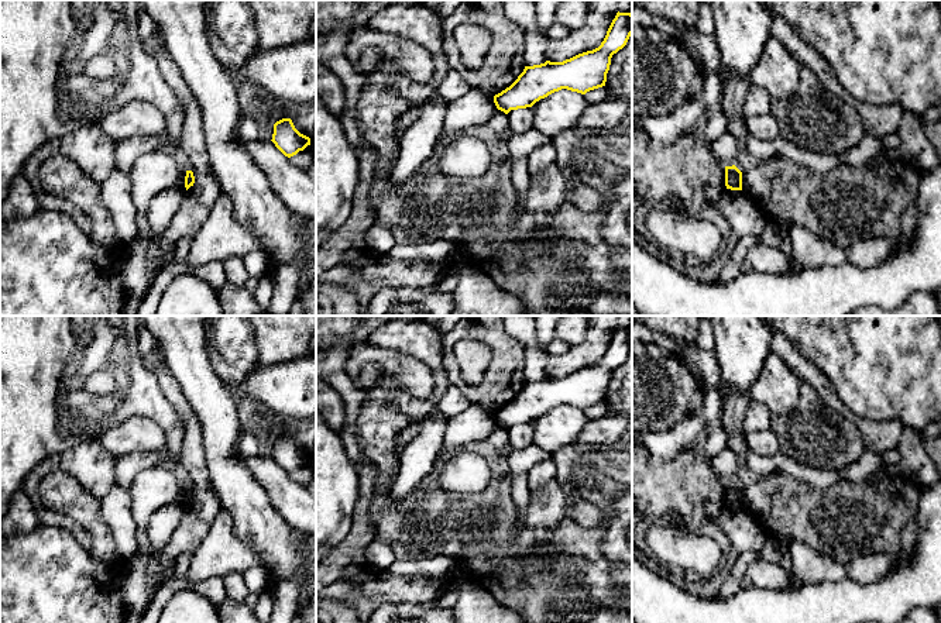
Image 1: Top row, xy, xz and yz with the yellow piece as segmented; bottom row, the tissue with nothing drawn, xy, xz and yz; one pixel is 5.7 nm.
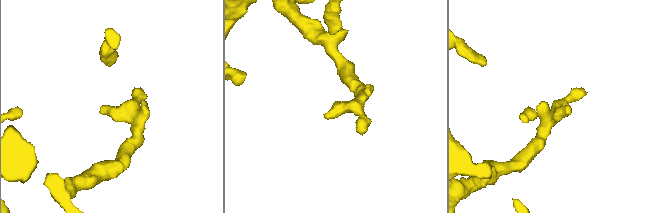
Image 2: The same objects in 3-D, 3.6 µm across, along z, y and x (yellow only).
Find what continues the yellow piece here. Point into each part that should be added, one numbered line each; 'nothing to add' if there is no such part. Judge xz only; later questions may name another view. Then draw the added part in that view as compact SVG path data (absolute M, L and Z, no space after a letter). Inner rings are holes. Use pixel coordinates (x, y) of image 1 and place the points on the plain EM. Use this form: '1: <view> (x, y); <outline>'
nothing to add

